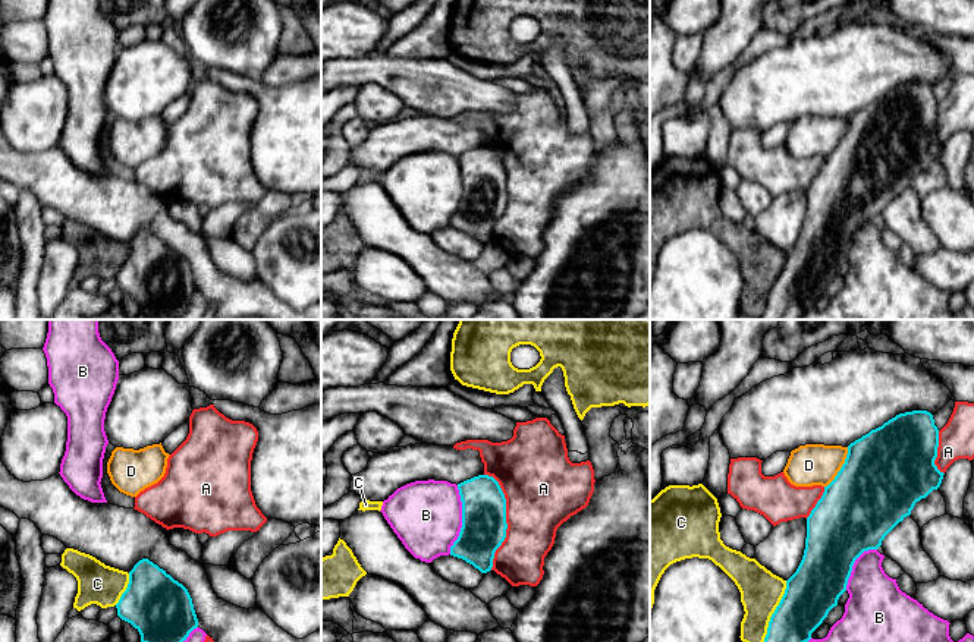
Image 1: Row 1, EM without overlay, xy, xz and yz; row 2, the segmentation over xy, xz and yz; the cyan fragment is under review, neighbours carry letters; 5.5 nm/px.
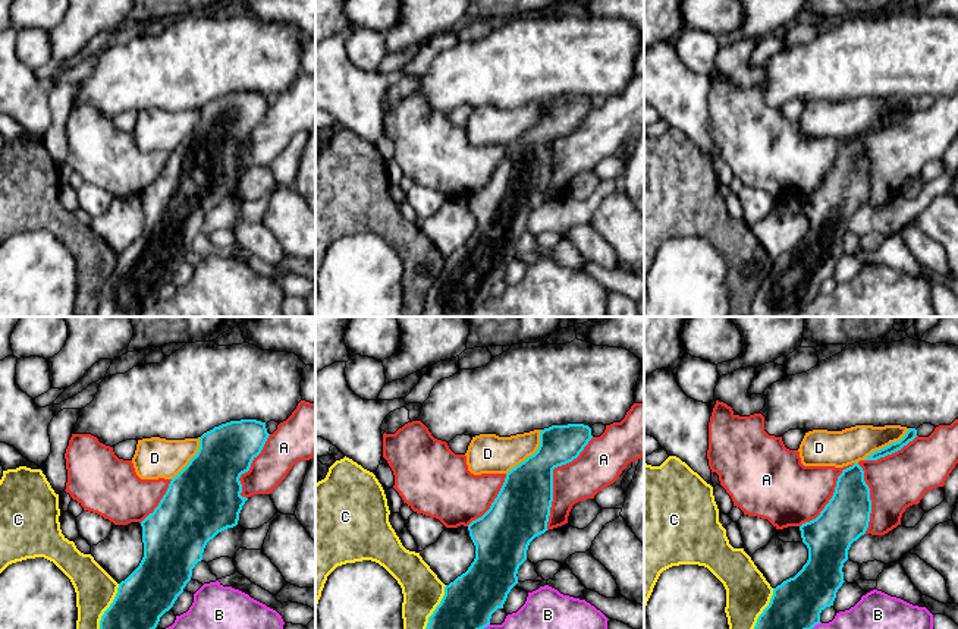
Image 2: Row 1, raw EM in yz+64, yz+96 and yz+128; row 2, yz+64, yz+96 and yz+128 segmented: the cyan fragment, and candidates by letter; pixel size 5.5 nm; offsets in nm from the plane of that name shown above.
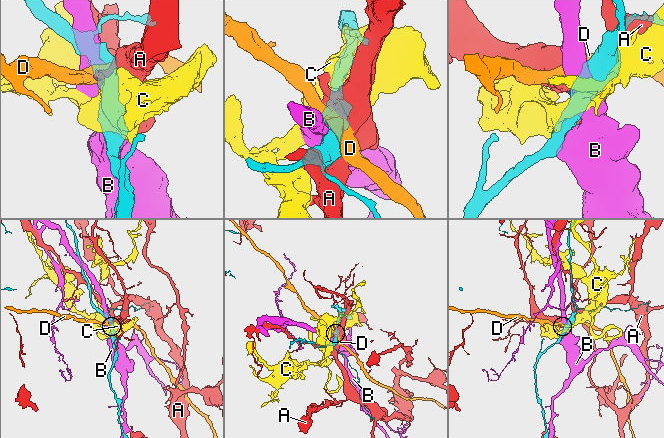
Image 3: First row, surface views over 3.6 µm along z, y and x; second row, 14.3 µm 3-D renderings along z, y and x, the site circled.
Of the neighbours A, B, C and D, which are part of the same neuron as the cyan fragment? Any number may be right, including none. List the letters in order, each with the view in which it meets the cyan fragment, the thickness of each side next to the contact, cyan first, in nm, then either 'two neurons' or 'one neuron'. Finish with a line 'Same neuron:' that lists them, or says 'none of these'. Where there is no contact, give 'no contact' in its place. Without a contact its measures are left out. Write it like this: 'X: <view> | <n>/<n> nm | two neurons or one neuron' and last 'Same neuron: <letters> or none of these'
A: xz | 240/400 nm | two neurons
B: xz | 240/380 nm | two neurons
C: yz | 280/220 nm | two neurons
D: yz | 460/220 nm | two neurons
Same neuron: none of these

